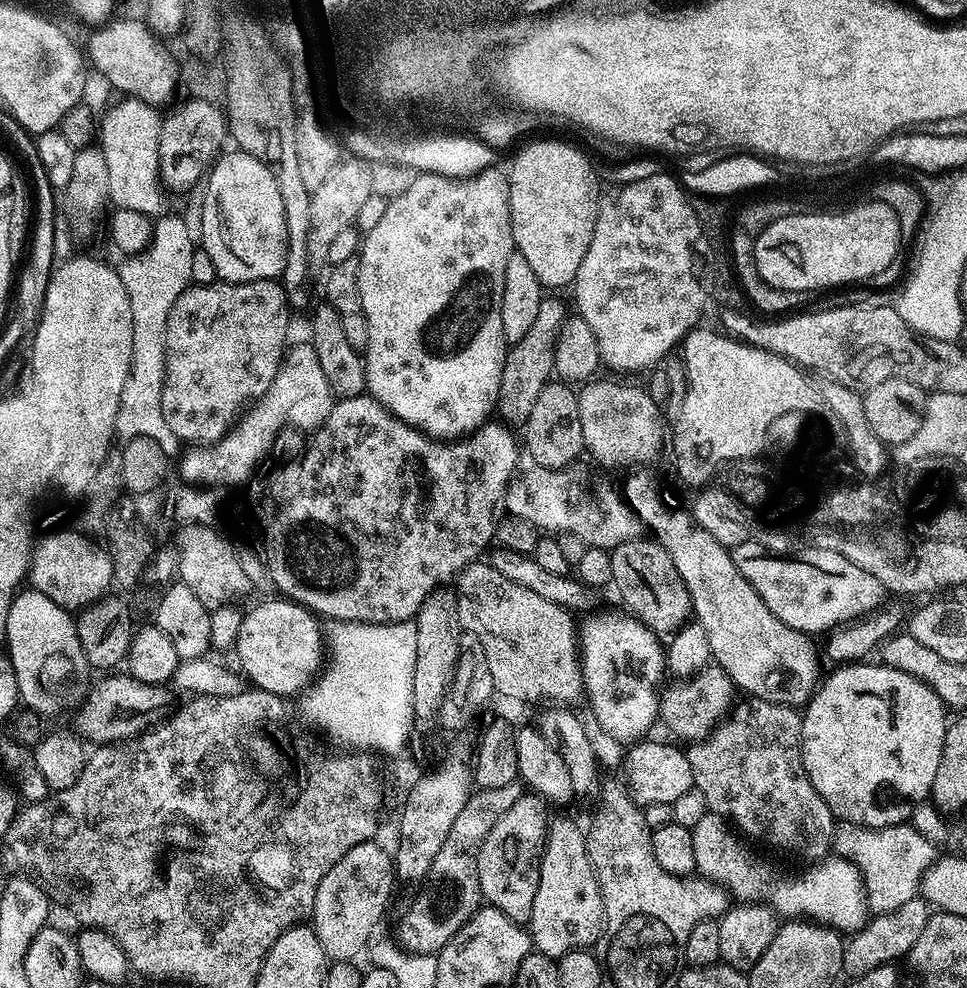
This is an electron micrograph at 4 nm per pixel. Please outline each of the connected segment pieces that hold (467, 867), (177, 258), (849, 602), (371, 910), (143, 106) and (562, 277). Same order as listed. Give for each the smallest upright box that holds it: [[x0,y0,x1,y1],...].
[[400,782,525,954],[116,215,194,458],[758,558,886,634],[311,840,396,961],[98,97,162,216],[508,140,602,289]]

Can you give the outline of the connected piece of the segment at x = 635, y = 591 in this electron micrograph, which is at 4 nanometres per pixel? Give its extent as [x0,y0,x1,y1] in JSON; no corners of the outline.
[611,538,693,636]

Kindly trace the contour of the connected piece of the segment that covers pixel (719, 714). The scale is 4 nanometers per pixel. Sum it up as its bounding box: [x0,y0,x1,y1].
[659,662,734,741]

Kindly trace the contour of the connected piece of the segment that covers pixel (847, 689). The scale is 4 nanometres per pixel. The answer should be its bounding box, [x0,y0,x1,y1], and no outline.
[800,662,949,828]

